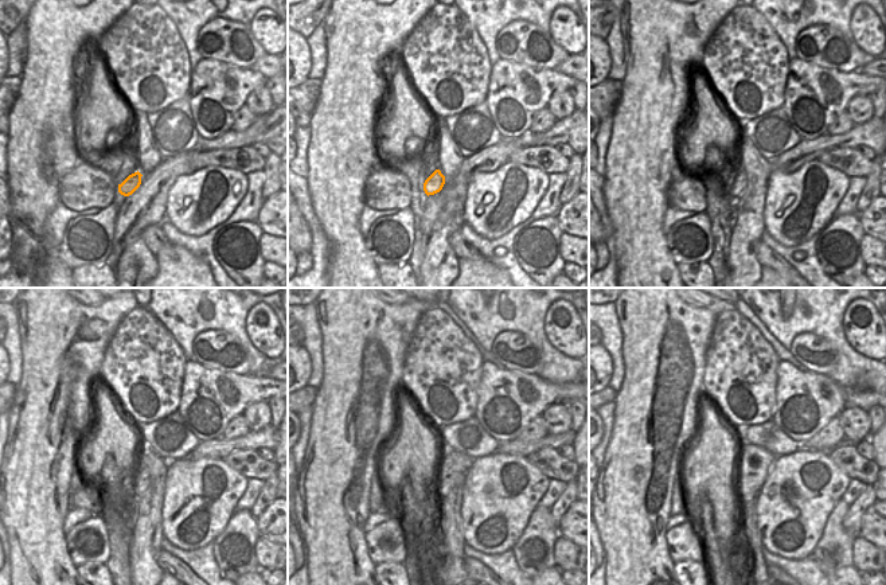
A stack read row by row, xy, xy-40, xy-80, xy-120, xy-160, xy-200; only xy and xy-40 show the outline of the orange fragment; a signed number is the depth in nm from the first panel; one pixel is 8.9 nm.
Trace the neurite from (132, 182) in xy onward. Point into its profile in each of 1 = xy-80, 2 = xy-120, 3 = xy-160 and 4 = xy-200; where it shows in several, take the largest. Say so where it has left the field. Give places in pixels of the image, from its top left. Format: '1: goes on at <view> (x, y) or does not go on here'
1: goes on at xy-80 (737, 182)
2: goes on at xy-120 (137, 484)
3: goes on at xy-160 (453, 468)
4: goes on at xy-200 (754, 464)

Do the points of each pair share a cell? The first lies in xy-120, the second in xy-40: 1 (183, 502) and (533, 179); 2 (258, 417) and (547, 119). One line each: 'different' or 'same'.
1: same
2: different

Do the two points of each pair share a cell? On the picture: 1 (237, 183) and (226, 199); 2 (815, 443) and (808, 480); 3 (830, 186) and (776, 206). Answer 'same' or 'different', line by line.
1: same
2: different
3: same

